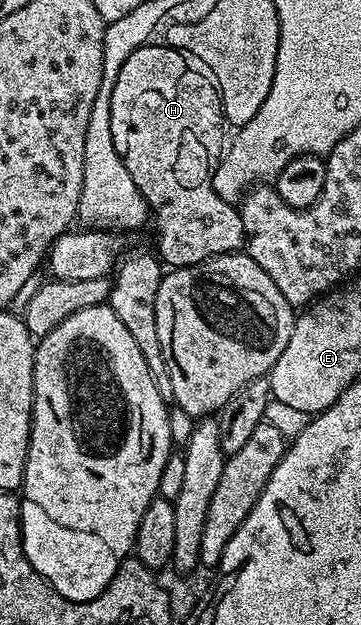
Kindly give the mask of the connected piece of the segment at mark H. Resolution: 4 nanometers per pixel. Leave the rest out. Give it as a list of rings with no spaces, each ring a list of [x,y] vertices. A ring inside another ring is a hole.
[[[150,42],[150,43],[147,43],[147,44],[145,44],[145,45],[144,45],[144,46],[143,46],[143,47],[141,47],[141,48],[140,48],[140,49],[139,49],[139,50],[135,50],[135,54],[131,54],[131,58],[127,58],[127,62],[123,62],[123,66],[122,66],[122,67],[121,67],[121,69],[120,69],[120,70],[119,70],[119,74],[118,74],[118,75],[117,75],[117,77],[116,77],[116,78],[115,78],[115,86],[114,86],[114,87],[113,87],[113,101],[112,101],[112,102],[111,102],[111,114],[112,114],[112,115],[113,115],[113,117],[112,117],[112,118],[111,118],[111,138],[112,138],[112,139],[113,139],[113,145],[114,145],[114,146],[115,146],[115,150],[116,150],[116,151],[117,151],[117,152],[118,152],[118,154],[120,154],[120,156],[122,156],[122,157],[123,157],[123,159],[124,159],[124,161],[125,161],[125,169],[126,169],[126,170],[127,170],[127,174],[131,174],[131,182],[135,182],[135,186],[136,186],[136,187],[137,187],[137,189],[138,189],[138,190],[139,190],[139,191],[141,191],[141,197],[143,197],[143,198],[144,198],[144,199],[145,199],[145,202],[146,202],[146,204],[148,204],[148,205],[149,205],[149,207],[150,207],[150,209],[151,209],[151,216],[152,216],[152,219],[153,219],[153,220],[154,220],[154,221],[155,221],[155,220],[156,220],[156,219],[157,219],[157,248],[158,248],[158,249],[157,249],[157,248],[156,248],[156,251],[157,251],[157,252],[158,252],[158,253],[159,253],[159,256],[160,256],[160,259],[161,259],[161,260],[162,260],[162,261],[164,261],[164,263],[165,263],[165,264],[166,264],[166,265],[168,265],[168,267],[169,267],[169,268],[170,268],[170,269],[174,269],[174,268],[189,268],[189,267],[191,267],[191,266],[192,266],[192,264],[198,264],[198,263],[199,263],[199,262],[203,262],[203,261],[204,261],[204,260],[210,260],[210,258],[211,258],[211,257],[212,257],[212,256],[222,256],[222,255],[223,255],[223,254],[227,254],[227,253],[228,253],[228,252],[240,252],[240,251],[242,251],[242,249],[244,249],[244,246],[245,246],[245,235],[244,235],[244,234],[243,234],[243,220],[242,220],[242,218],[241,218],[241,213],[240,213],[240,211],[238,211],[238,209],[237,209],[237,208],[236,208],[236,207],[234,207],[234,205],[231,205],[231,204],[229,204],[229,203],[227,203],[227,201],[225,201],[225,200],[224,200],[224,199],[223,199],[223,198],[219,198],[219,194],[215,194],[215,190],[214,190],[214,189],[213,189],[213,185],[212,185],[212,183],[210,183],[210,181],[209,181],[209,180],[208,180],[208,179],[205,179],[205,180],[197,180],[197,181],[195,181],[195,182],[194,182],[194,184],[185,184],[185,180],[184,180],[184,178],[183,178],[183,177],[181,177],[181,176],[180,176],[180,174],[179,174],[179,173],[177,173],[177,172],[181,172],[181,171],[183,171],[183,170],[184,170],[184,168],[185,168],[185,160],[205,160],[205,159],[207,159],[207,158],[208,158],[208,156],[209,156],[209,148],[213,148],[213,147],[215,147],[215,146],[216,146],[216,144],[217,144],[217,143],[219,143],[219,142],[220,142],[220,140],[221,140],[221,128],[222,128],[222,129],[223,129],[223,117],[222,117],[222,115],[221,115],[221,99],[220,99],[220,97],[219,97],[219,96],[218,96],[218,91],[217,91],[217,83],[216,83],[216,81],[214,81],[214,80],[212,80],[212,79],[210,79],[210,78],[209,78],[209,77],[208,77],[208,75],[207,75],[207,74],[206,74],[206,73],[205,73],[205,72],[204,72],[204,71],[202,71],[202,69],[200,69],[200,68],[198,68],[198,67],[196,67],[196,66],[194,66],[194,65],[193,65],[193,64],[192,64],[192,63],[190,63],[190,61],[189,61],[189,60],[188,60],[188,59],[186,59],[186,57],[184,57],[184,56],[183,56],[183,55],[182,55],[182,53],[181,53],[181,52],[176,52],[176,51],[175,51],[175,50],[174,50],[174,48],[170,48],[170,47],[168,47],[168,46],[166,46],[166,45],[165,45],[165,44],[164,44],[164,43],[161,43],[161,42]],[[157,160],[173,160],[173,168],[174,168],[174,170],[175,170],[175,171],[177,171],[177,172],[161,172],[161,173],[159,173],[159,174],[158,174],[158,176],[157,176]]]

